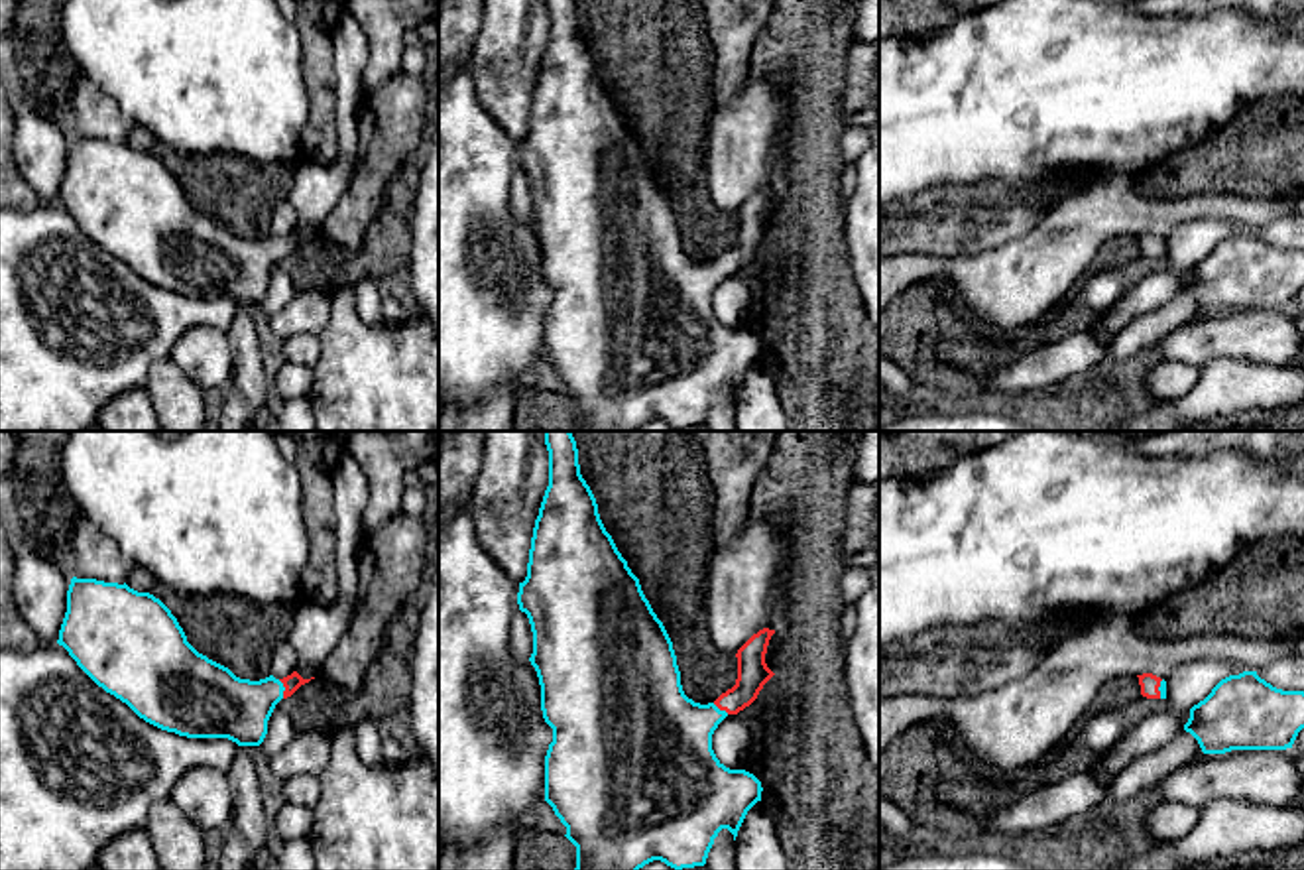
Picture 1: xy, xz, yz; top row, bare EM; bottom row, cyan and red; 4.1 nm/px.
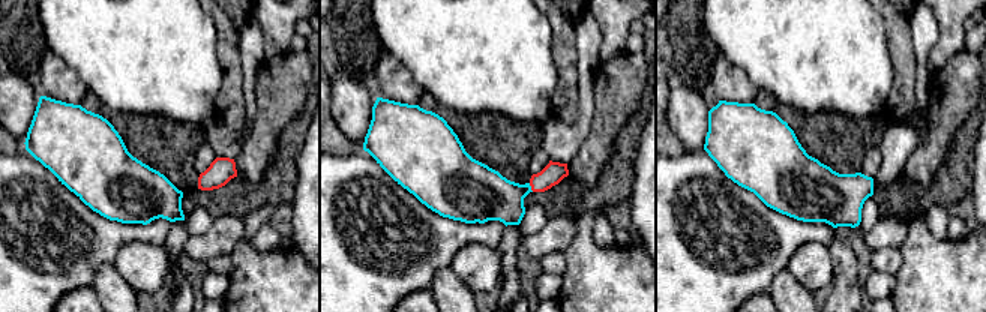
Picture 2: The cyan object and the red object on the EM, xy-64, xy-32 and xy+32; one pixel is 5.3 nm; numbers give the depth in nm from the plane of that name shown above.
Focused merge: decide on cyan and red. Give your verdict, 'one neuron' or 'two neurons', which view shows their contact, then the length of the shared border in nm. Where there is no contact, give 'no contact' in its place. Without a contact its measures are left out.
one neuron; contact in xy; length 80 nm

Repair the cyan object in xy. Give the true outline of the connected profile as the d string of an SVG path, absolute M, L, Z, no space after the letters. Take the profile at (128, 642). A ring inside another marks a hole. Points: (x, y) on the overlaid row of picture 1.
M73 577L57 644L98 687L126 703L146 722L187 738L228 738L238 746L260 746L275 705L311 681L297 671L283 679L236 677L187 642L177 618L159 598L126 583Z

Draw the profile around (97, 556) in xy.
M81 516L71 535L69 571L77 579L96 579L124 585L134 561L128 559L118 543Z

